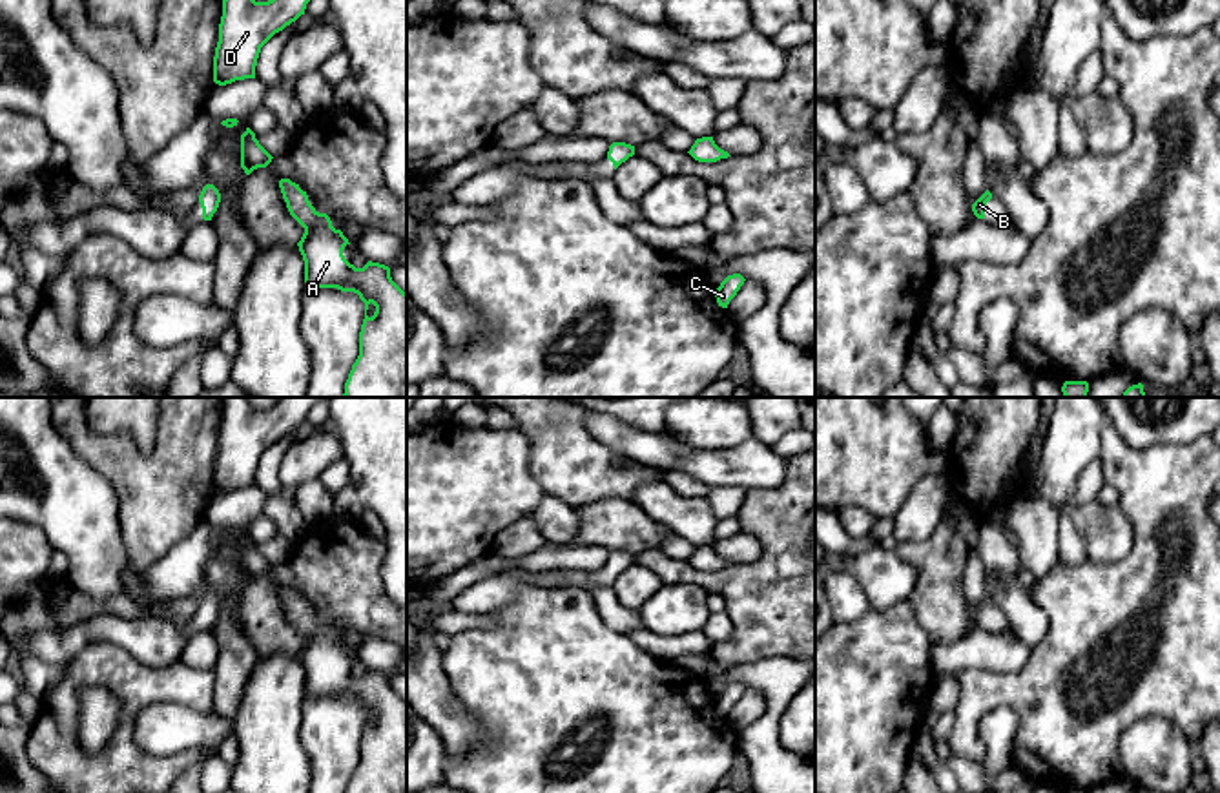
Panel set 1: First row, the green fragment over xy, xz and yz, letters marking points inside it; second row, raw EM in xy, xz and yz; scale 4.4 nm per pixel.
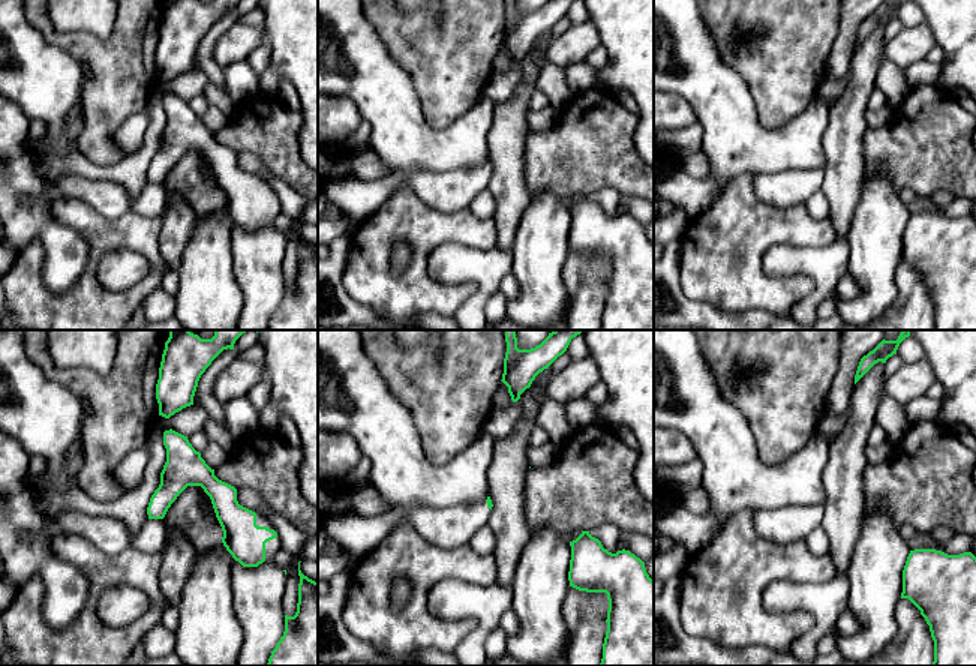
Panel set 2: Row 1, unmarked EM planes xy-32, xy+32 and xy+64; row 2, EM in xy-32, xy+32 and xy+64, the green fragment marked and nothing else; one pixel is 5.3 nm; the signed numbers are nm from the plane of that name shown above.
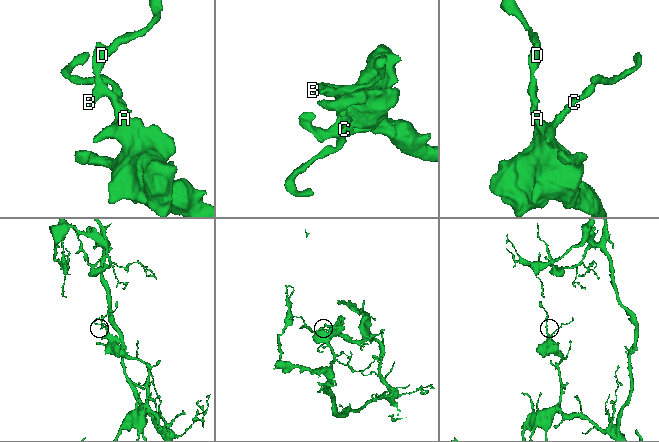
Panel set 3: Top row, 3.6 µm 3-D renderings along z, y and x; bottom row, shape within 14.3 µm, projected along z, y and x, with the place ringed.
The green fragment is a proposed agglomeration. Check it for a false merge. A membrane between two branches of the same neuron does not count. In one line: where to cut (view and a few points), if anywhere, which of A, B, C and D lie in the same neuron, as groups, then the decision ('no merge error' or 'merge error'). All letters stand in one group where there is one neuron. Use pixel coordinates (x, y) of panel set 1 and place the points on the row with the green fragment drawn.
no cut | A B C D | no merge error

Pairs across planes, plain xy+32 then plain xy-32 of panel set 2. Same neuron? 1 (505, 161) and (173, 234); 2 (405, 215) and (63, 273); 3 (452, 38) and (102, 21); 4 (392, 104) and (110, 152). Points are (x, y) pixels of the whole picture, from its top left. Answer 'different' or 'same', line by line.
1: same
2: different
3: different
4: different

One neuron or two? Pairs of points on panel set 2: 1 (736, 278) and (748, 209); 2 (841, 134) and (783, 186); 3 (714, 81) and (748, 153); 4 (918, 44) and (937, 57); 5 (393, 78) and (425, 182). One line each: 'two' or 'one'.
1: one
2: two
3: one
4: two
5: two

